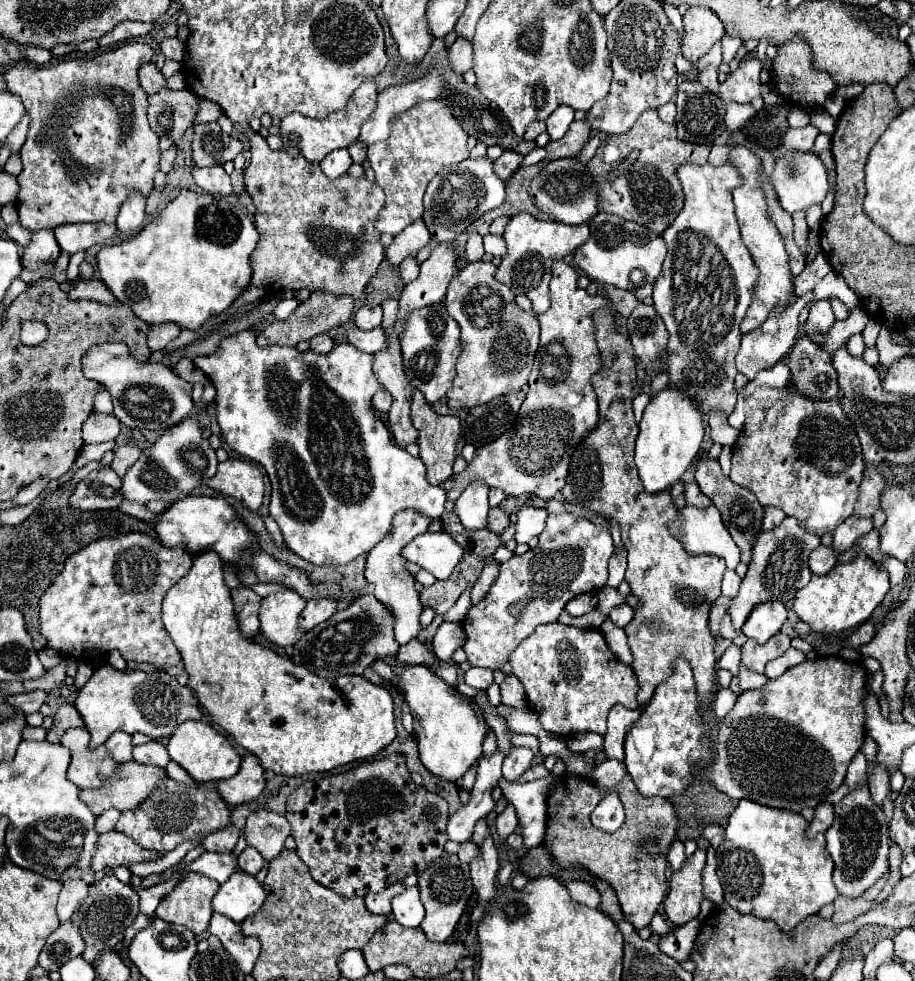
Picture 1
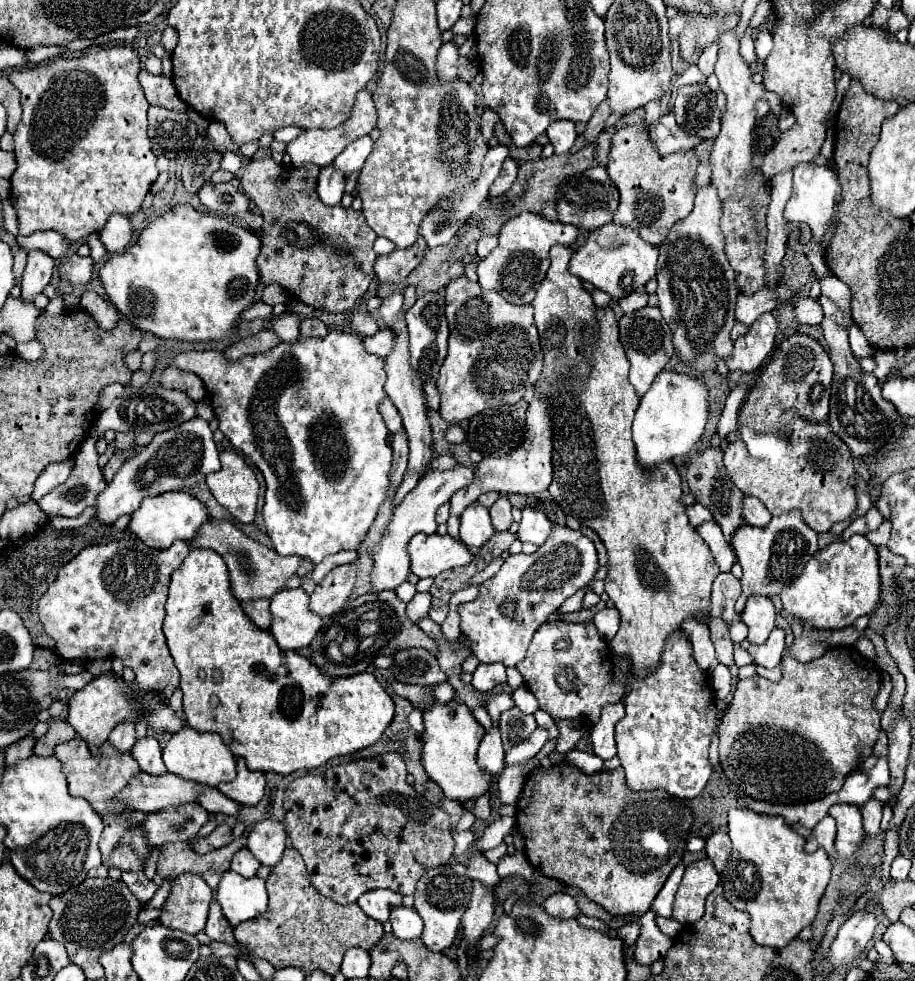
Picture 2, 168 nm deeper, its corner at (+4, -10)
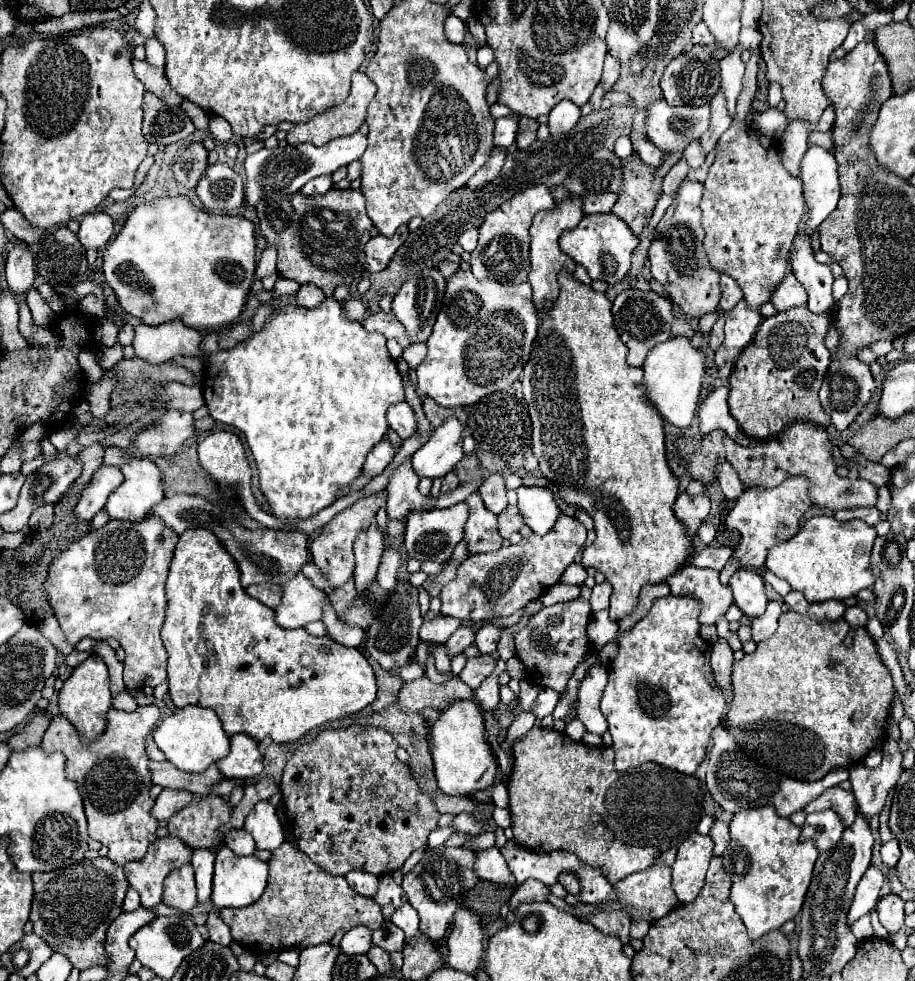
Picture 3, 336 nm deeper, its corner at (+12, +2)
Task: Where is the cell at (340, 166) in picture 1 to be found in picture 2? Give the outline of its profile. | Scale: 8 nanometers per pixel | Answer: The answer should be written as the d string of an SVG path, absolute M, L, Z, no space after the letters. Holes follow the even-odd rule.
M322 168L320 176L318 176L316 192L326 206L340 204L340 200L344 196L344 176L342 176L342 172L338 172L334 168Z

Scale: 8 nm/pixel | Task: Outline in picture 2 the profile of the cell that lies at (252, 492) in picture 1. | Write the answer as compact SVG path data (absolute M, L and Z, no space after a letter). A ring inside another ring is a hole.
M234 450L220 452L220 462L222 468L206 476L210 492L238 522L254 522L258 498L258 480L254 470Z

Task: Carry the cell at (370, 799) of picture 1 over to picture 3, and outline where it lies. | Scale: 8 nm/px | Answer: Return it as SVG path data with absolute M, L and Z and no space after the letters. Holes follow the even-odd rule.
M350 726L350 728L342 728L342 730L324 730L320 732L320 736L310 742L310 744L302 744L292 758L286 762L284 766L284 774L282 774L282 782L280 782L280 792L282 792L282 804L286 808L286 816L290 820L290 832L294 836L296 846L314 862L318 864L324 872L332 874L332 876L346 876L352 870L362 870L362 872L370 872L376 876L384 876L384 874L392 874L398 868L402 868L402 864L410 858L410 854L414 850L424 850L428 846L428 834L432 830L438 828L438 820L440 820L440 812L436 810L432 798L428 794L422 794L416 780L410 774L410 768L406 764L402 764L396 758L396 740L382 728L372 728L372 726Z

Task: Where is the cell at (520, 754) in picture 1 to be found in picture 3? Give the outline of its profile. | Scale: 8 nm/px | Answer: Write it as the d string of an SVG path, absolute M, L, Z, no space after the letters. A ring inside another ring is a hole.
M542 688L540 694L538 694L538 698L534 700L534 704L530 706L528 712L534 714L536 720L544 720L548 714L552 714L554 706L558 704L558 700L560 700L560 696L556 692L552 692L550 688Z

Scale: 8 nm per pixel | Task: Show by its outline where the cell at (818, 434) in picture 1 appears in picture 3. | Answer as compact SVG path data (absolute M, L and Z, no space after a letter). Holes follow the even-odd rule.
M798 420L784 428L776 438L756 442L752 448L744 448L736 444L730 436L724 438L726 460L738 472L740 480L746 488L776 488L786 478L806 476L810 480L810 502L820 508L844 510L856 506L874 506L876 504L876 486L868 480L848 480L836 474L836 464L832 460L830 436L824 426L816 426L812 422Z

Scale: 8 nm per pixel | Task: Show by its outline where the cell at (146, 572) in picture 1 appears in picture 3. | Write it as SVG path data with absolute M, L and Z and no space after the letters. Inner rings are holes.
M156 516L140 524L110 520L104 528L74 540L48 568L44 590L66 640L76 646L82 638L116 638L126 652L124 682L128 686L156 688L166 680L160 628L166 610L164 582L176 542L178 534Z

